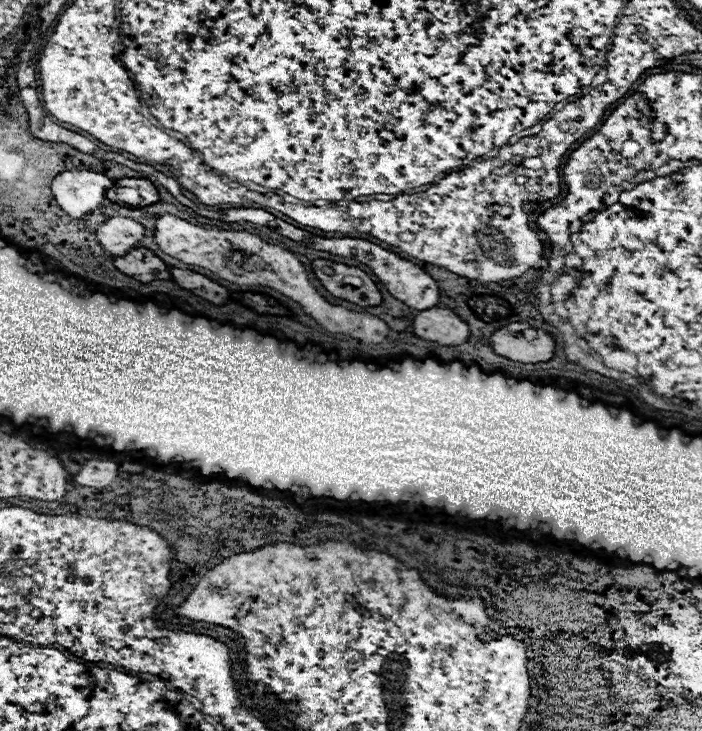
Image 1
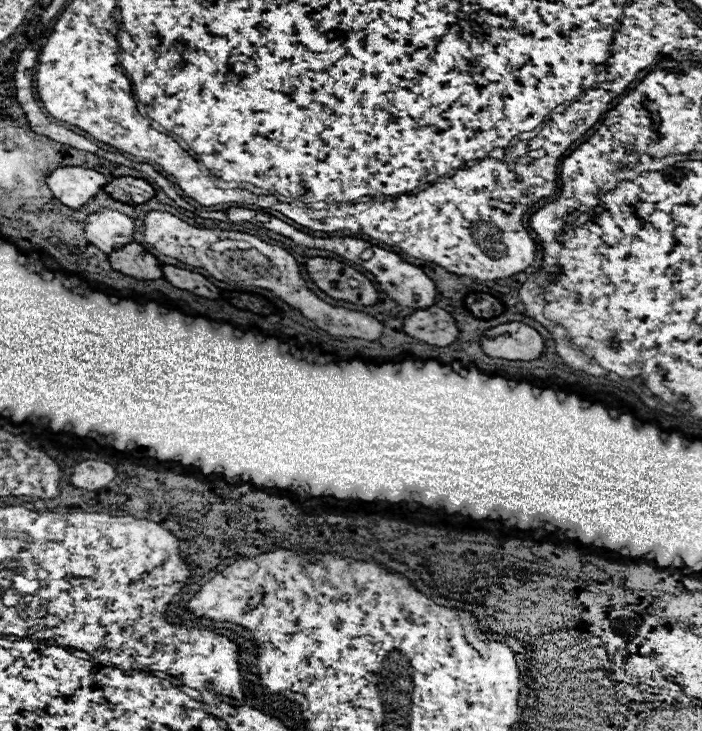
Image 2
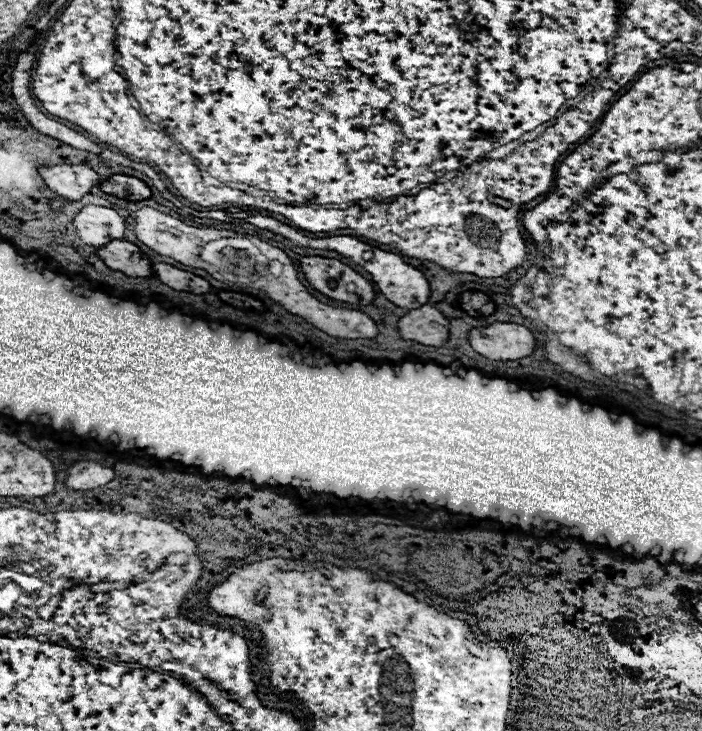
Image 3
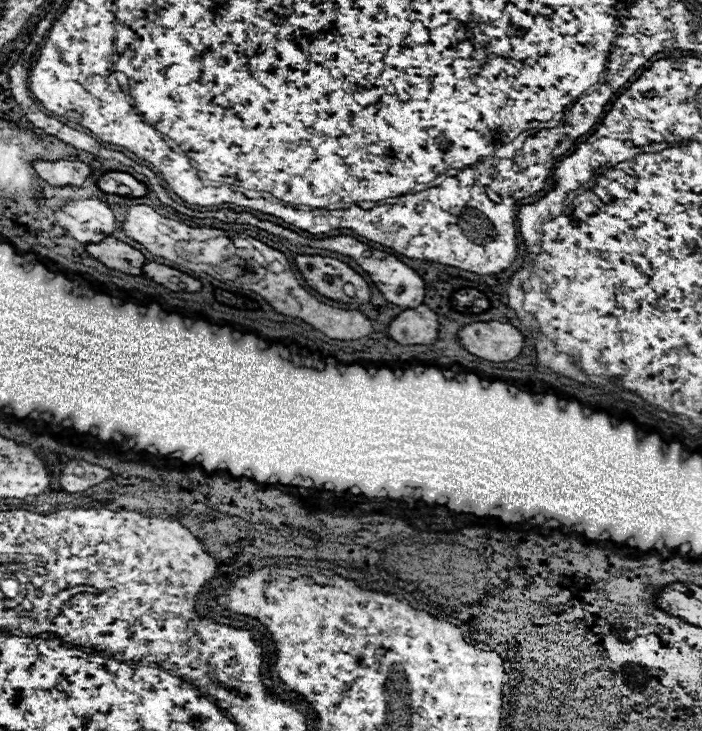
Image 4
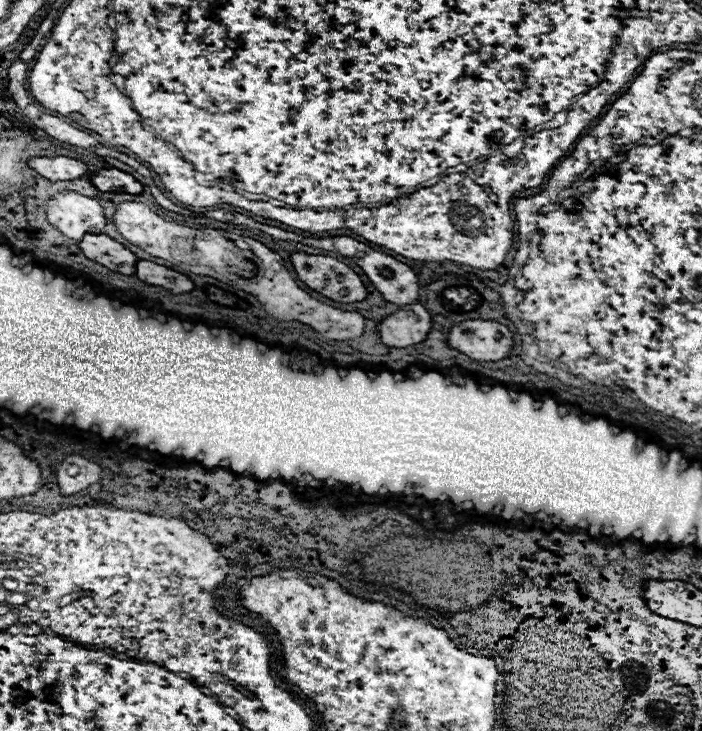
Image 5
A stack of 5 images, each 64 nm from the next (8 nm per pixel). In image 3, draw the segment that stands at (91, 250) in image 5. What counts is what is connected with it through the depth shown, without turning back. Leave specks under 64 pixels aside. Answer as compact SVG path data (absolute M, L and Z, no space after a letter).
M112 240L104 248L98 248L98 256L106 262L106 266L120 270L128 276L134 276L134 278L154 276L150 258L144 252L140 252L136 244L130 244L124 240Z

